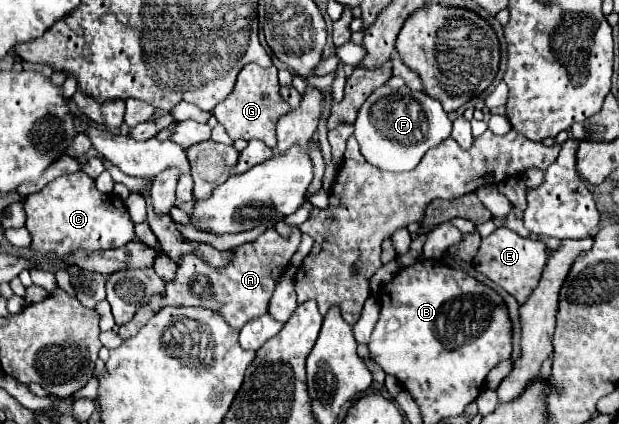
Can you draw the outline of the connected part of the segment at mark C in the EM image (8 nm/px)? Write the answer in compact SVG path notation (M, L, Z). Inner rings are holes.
M84 171L56 177L38 193L28 195L24 205L28 213L26 229L32 233L32 257L50 269L56 269L64 255L76 249L116 249L136 237L124 201L114 193L100 193ZM52 261L56 263L50 265Z

